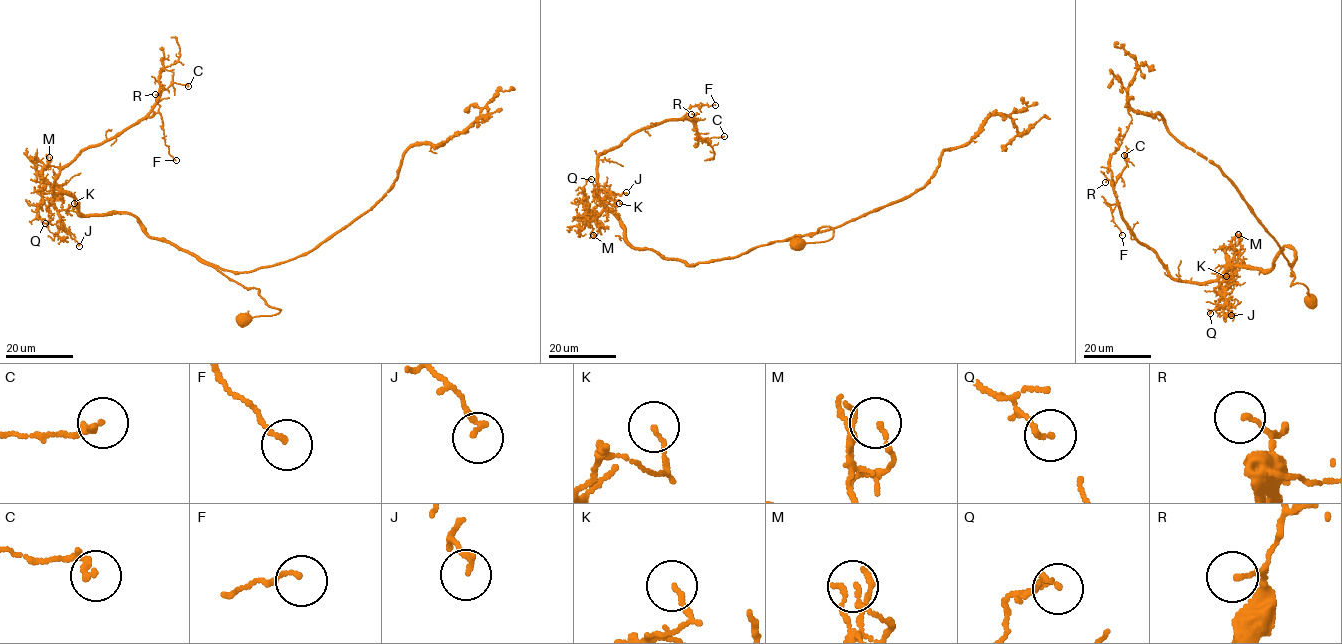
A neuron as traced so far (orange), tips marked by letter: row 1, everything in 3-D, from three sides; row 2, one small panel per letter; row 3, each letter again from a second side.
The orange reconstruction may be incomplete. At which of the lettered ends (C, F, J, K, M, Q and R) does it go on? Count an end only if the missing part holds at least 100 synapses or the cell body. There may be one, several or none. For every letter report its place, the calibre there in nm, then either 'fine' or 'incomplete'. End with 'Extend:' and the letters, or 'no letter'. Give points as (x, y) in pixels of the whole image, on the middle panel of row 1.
C: at (724, 136); 200 nm thick; fine
F: at (715, 105); 110 nm thick; fine
J: at (626, 192); 160 nm thick; fine
K: at (619, 203); 110 nm thick; fine
M: at (593, 235); 110 nm thick; fine
Q: at (591, 179); 140 nm thick; fine
R: at (691, 114); 110 nm thick; fine
Extend: no letter

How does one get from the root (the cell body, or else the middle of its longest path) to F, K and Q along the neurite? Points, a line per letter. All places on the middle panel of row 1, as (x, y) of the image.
F: (798, 243), (833, 231), (692, 266), (634, 249), (604, 203), (597, 156), (715, 105)
K: (798, 243), (827, 241), (833, 231), (823, 226), (692, 266), (634, 249), (597, 198), (619, 203)
Q: (798, 243), (827, 241), (833, 231), (823, 226), (692, 266), (634, 249), (612, 213), (587, 211), (591, 179)

